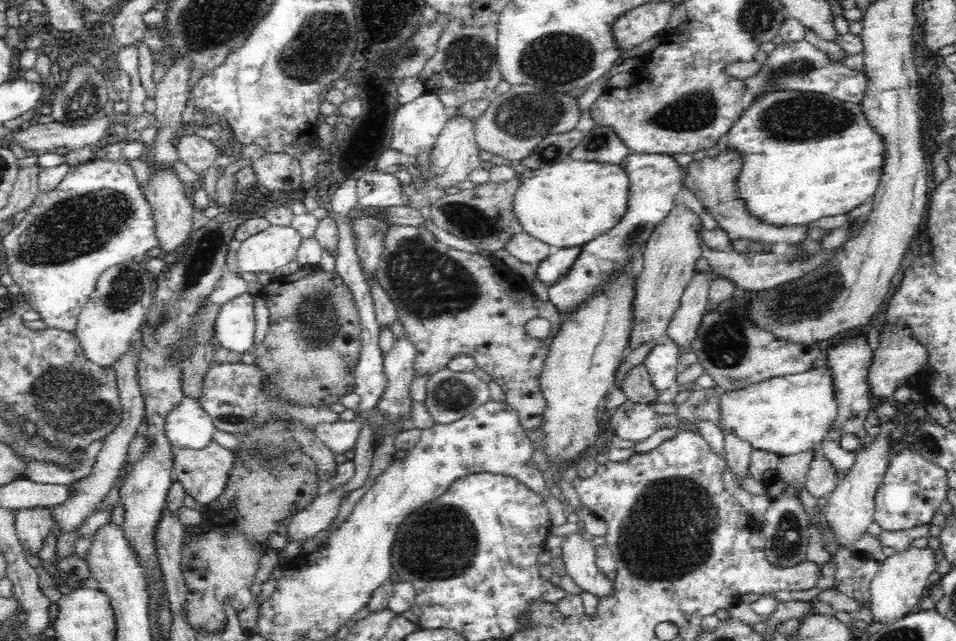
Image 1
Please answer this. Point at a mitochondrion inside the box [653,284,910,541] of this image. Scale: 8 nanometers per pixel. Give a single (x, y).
(724, 342)

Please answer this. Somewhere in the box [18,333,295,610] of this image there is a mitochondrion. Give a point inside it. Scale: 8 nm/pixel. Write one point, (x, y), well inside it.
(67, 401)

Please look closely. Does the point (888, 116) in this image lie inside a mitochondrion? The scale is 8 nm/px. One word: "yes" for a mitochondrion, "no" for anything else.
no

